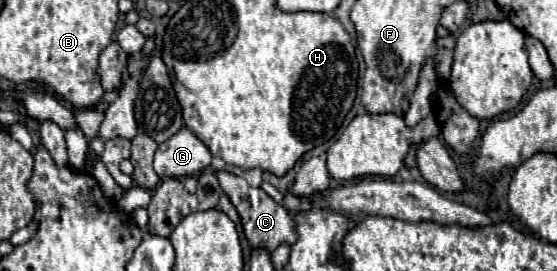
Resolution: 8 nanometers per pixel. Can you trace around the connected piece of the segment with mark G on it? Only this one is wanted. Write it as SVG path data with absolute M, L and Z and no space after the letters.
M186 127L172 135L166 143L158 145L154 155L154 171L164 179L180 179L200 175L210 167L210 149Z

